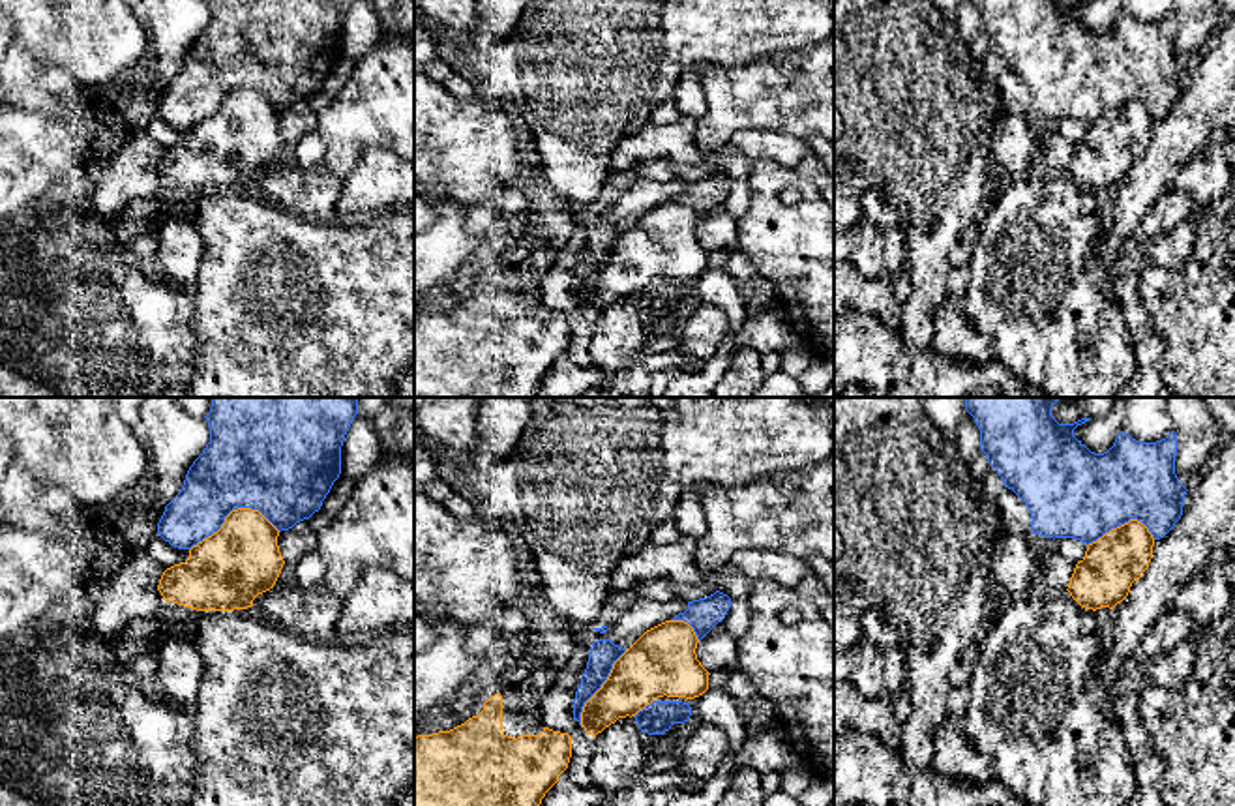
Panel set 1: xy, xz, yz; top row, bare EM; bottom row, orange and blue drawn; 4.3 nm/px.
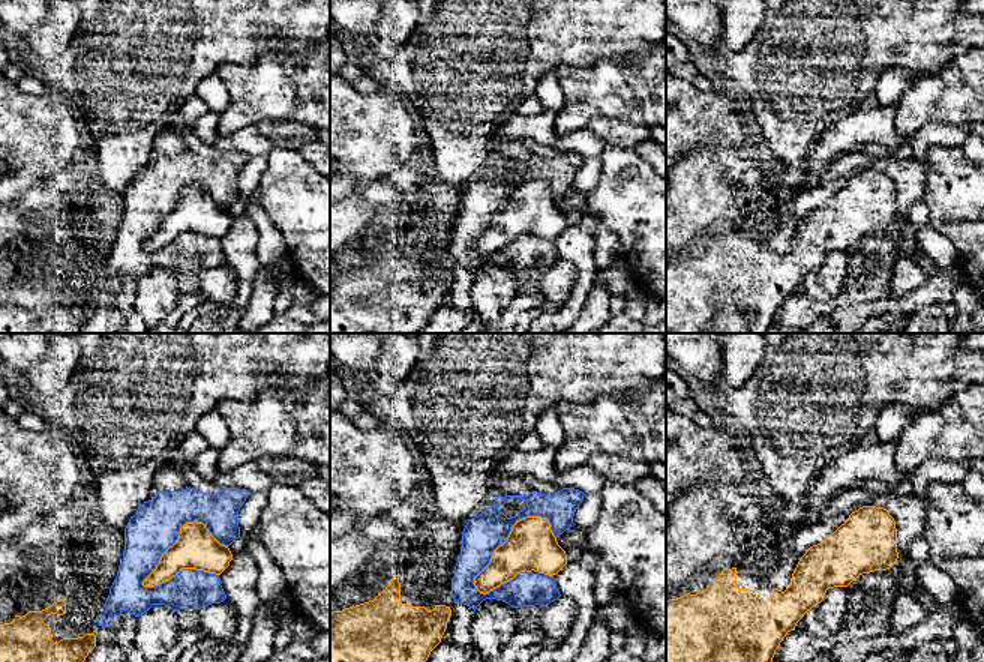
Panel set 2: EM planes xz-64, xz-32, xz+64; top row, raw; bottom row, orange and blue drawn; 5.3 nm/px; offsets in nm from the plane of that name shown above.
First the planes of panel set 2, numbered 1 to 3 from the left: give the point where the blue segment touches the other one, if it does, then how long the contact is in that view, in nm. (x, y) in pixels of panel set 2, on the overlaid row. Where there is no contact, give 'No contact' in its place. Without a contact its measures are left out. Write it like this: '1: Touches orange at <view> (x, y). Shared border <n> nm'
1: Touches orange at xz-64 (180, 533). Shared border 500 nm
2: Touches orange at xz-32 (507, 539). Shared border 550 nm
3: No contact

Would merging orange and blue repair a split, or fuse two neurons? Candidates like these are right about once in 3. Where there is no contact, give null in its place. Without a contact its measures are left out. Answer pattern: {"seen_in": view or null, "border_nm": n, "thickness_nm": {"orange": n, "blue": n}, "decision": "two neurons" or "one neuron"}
{"seen_in": "xy", "border_nm": 400, "thickness_nm": {"orange": 320, "blue": 400}, "decision": "two neurons"}

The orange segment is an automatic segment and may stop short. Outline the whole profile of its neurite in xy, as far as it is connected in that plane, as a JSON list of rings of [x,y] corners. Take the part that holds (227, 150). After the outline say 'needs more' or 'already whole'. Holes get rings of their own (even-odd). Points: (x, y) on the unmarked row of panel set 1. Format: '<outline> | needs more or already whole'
[[[232,90],[217,112],[189,129],[186,142],[163,152],[157,171],[197,191],[247,189],[281,154],[277,116],[259,90]]] | already whole

